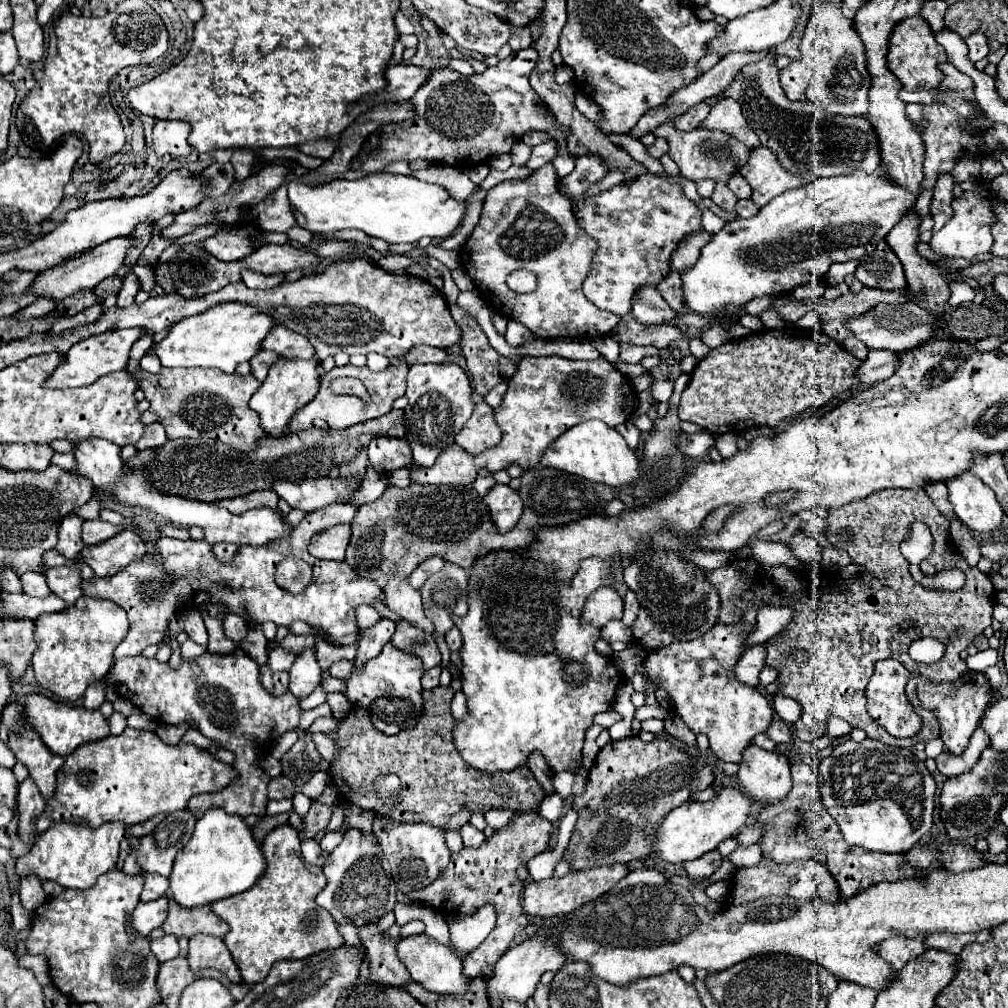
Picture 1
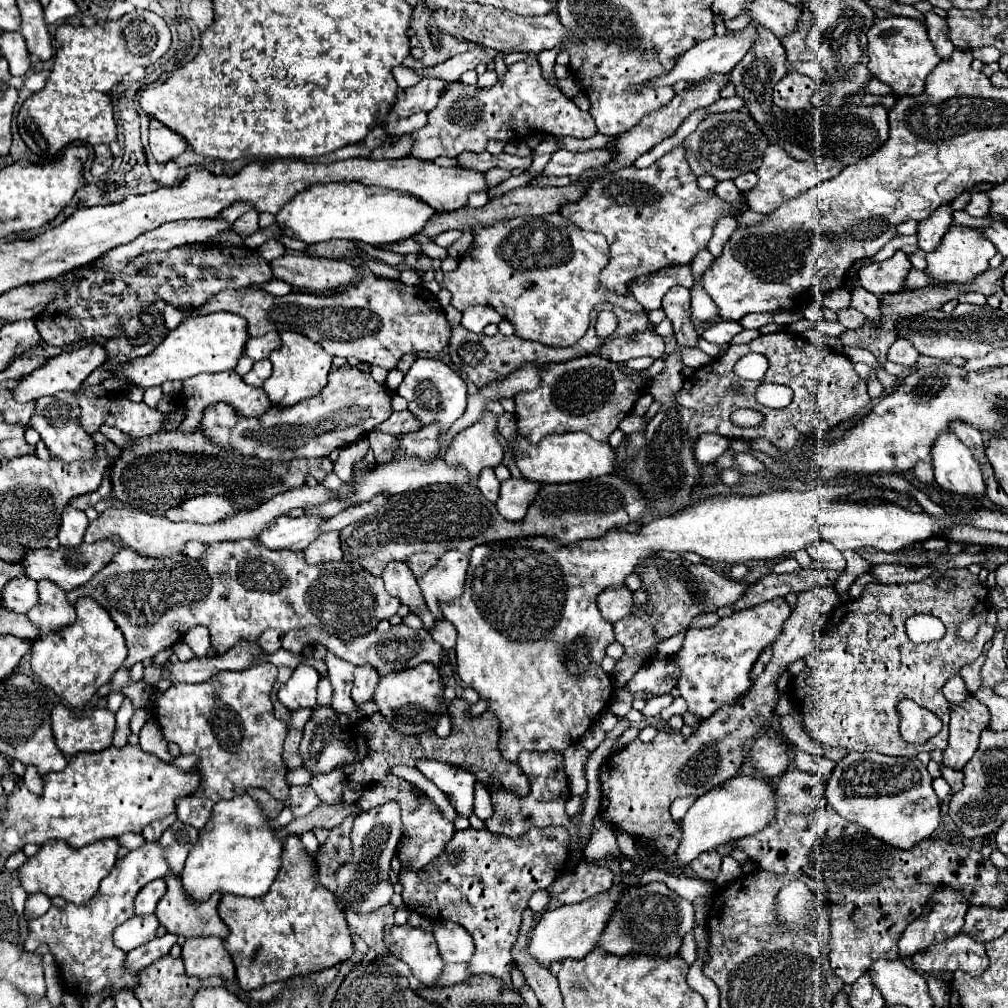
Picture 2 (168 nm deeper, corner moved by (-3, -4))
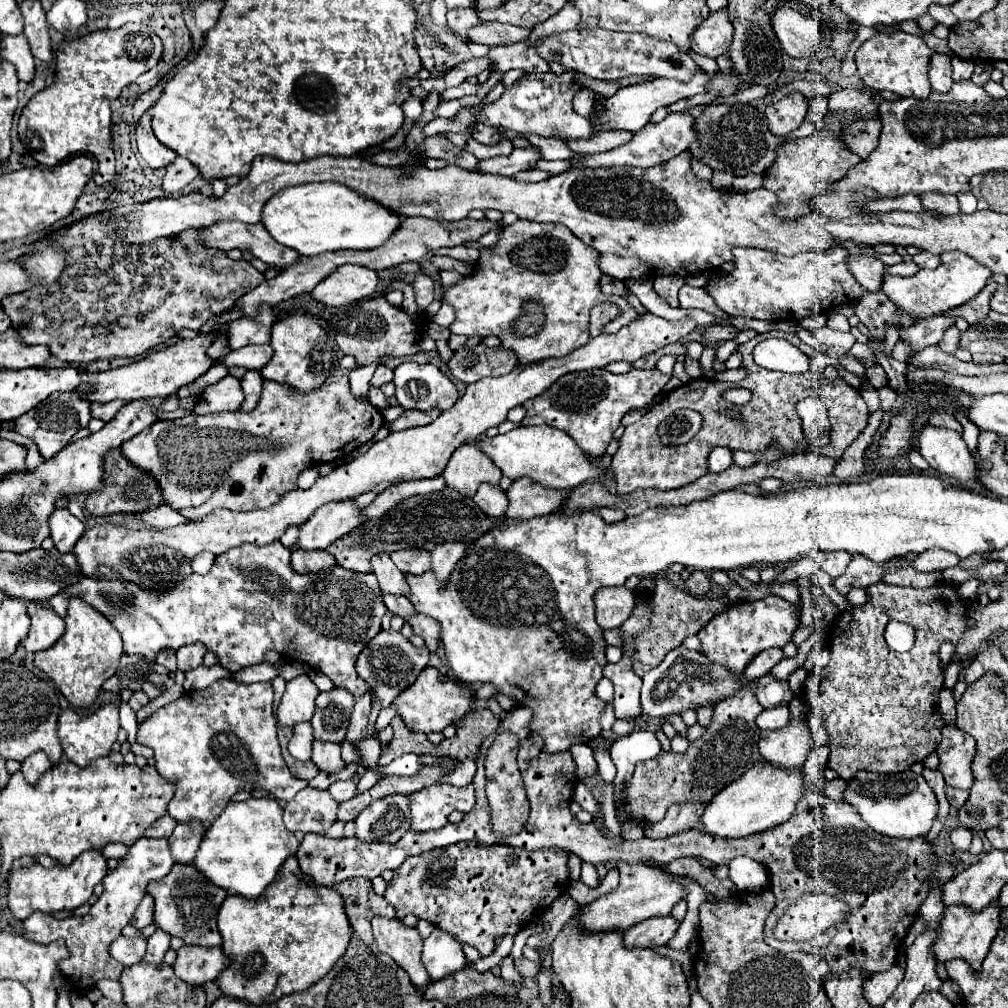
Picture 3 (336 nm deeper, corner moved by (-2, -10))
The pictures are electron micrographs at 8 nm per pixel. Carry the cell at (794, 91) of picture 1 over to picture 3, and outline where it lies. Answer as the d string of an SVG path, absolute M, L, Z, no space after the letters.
M790 92L782 100L768 104L764 114L768 118L770 132L776 136L786 136L796 130L808 112L808 100L800 92Z

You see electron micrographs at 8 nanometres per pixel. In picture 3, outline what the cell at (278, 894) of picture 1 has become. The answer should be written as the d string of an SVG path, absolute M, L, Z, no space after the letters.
M290 856L278 870L274 882L256 900L244 900L242 896L226 896L218 912L218 930L222 934L222 950L230 958L230 968L220 974L220 990L238 1000L250 1004L274 1002L286 994L306 990L310 984L324 978L332 966L346 954L352 928L348 924L344 902L338 892L328 886L316 886L300 872L296 856Z

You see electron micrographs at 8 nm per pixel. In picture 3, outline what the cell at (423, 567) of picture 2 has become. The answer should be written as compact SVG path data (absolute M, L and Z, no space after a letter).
M408 550L408 552L394 552L392 562L404 574L424 574L430 570L430 554L424 550Z

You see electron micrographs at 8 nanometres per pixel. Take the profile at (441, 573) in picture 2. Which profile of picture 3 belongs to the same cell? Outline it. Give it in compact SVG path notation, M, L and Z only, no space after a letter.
M440 544L440 548L434 548L432 570L436 574L438 584L448 584L450 574L454 572L456 564L464 556L464 550L466 550L464 544Z

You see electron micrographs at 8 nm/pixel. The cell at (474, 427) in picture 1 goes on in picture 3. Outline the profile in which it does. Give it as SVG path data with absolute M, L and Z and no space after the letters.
M474 442L462 444L454 450L446 470L442 472L446 486L456 488L460 494L472 498L482 482L498 484L502 478L500 468Z

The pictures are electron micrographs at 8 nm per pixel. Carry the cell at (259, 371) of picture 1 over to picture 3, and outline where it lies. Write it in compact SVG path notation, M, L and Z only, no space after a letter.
M248 370L248 372L242 376L240 384L242 384L244 396L246 396L244 408L240 408L240 410L250 412L250 410L256 408L256 404L260 402L260 394L262 394L262 376L260 376L258 370Z

